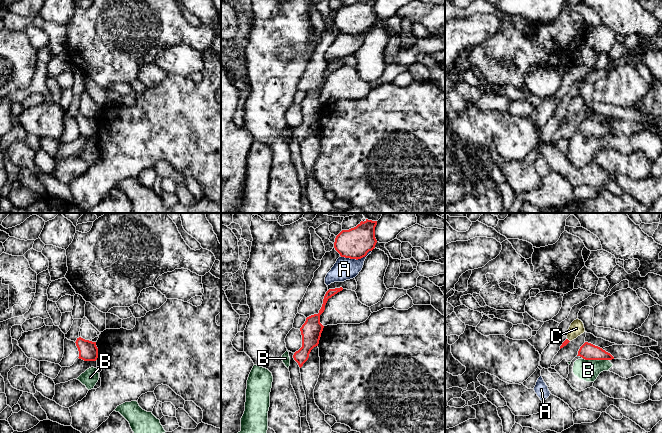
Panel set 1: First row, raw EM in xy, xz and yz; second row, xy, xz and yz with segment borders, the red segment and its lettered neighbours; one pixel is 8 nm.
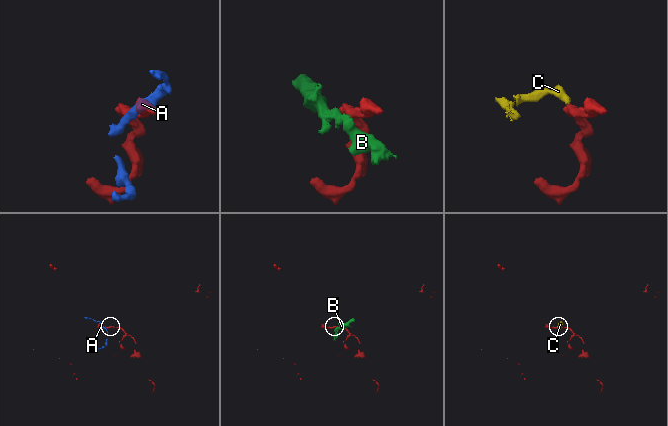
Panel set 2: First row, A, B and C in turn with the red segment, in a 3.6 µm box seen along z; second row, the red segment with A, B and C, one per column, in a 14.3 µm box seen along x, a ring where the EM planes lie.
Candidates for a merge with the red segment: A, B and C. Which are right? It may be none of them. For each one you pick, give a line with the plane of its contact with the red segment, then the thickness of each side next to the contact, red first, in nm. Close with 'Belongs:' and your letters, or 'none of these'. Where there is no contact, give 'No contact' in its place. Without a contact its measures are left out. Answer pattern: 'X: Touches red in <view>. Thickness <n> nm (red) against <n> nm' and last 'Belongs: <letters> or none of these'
C: Touches red in yz. Thickness 40 nm (red) against 120 nm
Belongs: C

